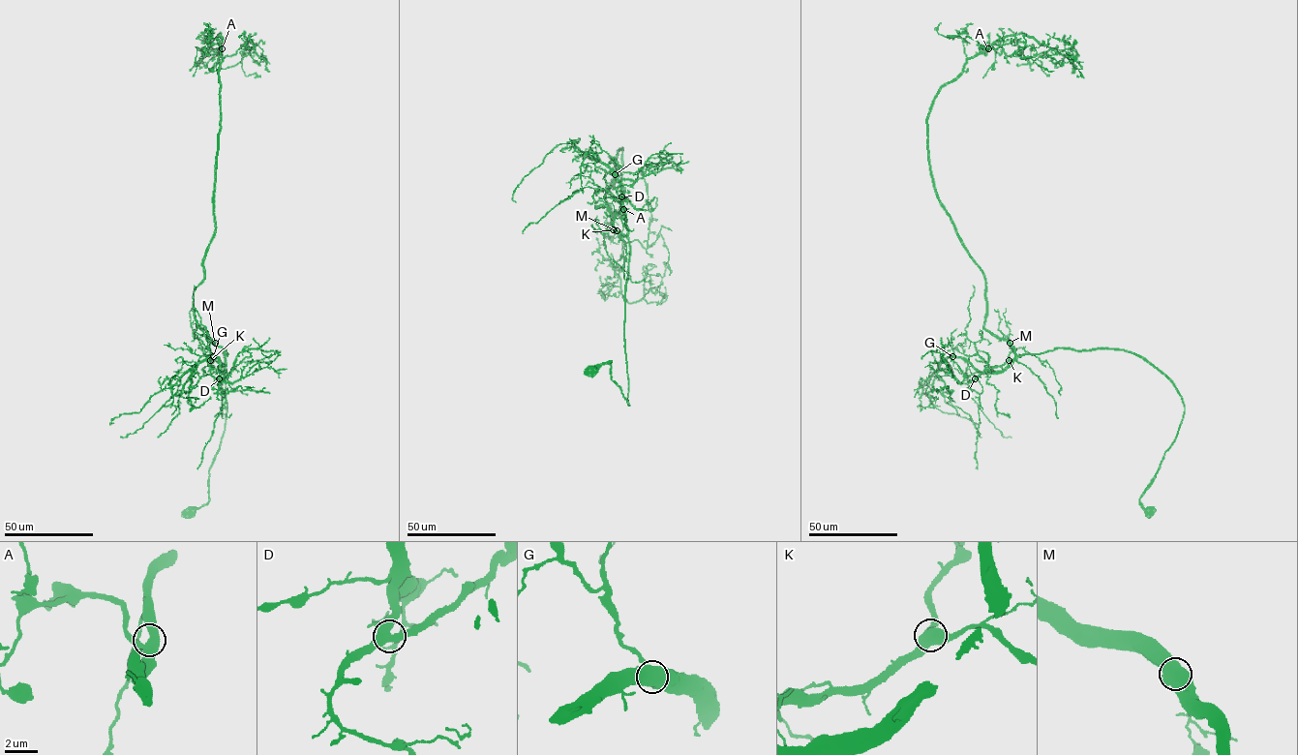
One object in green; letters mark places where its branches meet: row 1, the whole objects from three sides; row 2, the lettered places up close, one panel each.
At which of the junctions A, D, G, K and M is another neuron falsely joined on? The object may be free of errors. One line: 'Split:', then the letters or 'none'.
Split: none

